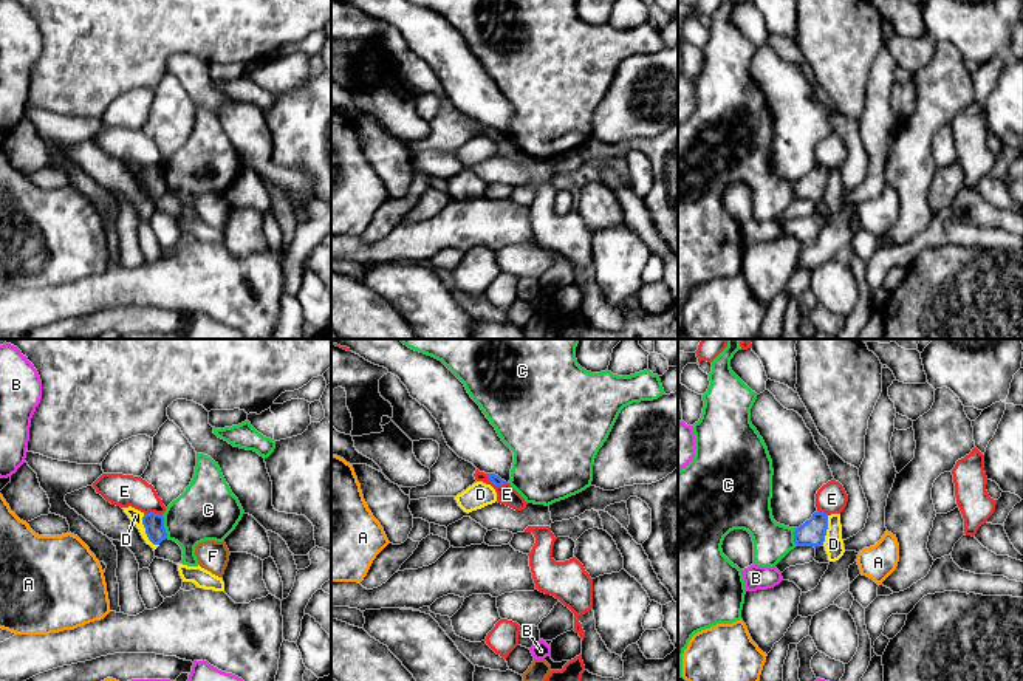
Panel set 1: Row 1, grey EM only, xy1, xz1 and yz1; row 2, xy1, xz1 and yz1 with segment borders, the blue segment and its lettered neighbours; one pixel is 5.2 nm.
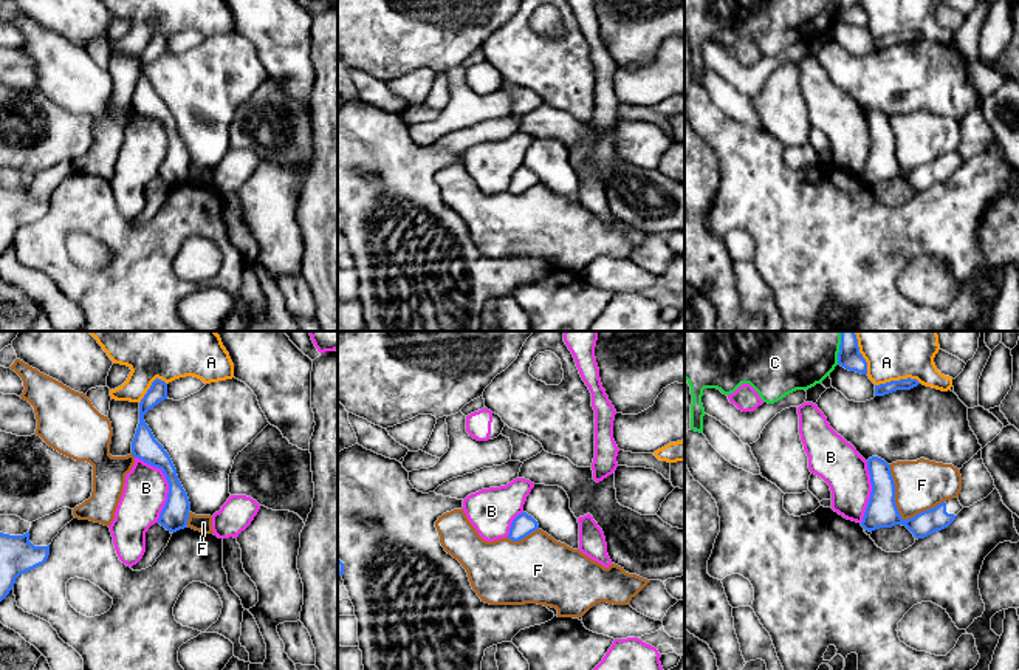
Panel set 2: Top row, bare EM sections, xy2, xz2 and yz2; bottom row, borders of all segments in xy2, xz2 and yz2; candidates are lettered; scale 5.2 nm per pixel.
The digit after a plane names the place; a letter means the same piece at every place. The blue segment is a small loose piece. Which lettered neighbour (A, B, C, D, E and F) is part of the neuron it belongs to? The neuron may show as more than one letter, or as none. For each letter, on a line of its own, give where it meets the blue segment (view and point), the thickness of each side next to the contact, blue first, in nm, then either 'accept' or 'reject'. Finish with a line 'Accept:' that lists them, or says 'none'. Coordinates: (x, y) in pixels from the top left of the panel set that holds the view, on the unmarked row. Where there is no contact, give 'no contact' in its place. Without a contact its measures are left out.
A: contact yz2 (897, 34); calibres 60 and 190 nm; reject
B: contact xy2 (168, 135); calibres 140 and 220 nm; reject
C: contact xy1 (163, 180); calibres 110 and 320 nm; reject
D: contact xy1 (146, 184); calibres 110 and 70 nm; reject
E: contact xy1 (153, 166); calibres 110 and 170 nm; reject
F: contact yz2 (898, 166); calibres 160 and 260 nm; reject
Accept: none

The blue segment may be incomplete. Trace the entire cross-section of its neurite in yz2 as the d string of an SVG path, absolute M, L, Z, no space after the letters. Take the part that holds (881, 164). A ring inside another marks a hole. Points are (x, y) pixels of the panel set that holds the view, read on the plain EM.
M872 110L867 113L867 122L872 145L861 179L869 186L880 181L903 178L915 192L925 192L948 181L963 162L957 150L923 164L912 172L903 173L895 158L895 136L890 119L884 113Z

